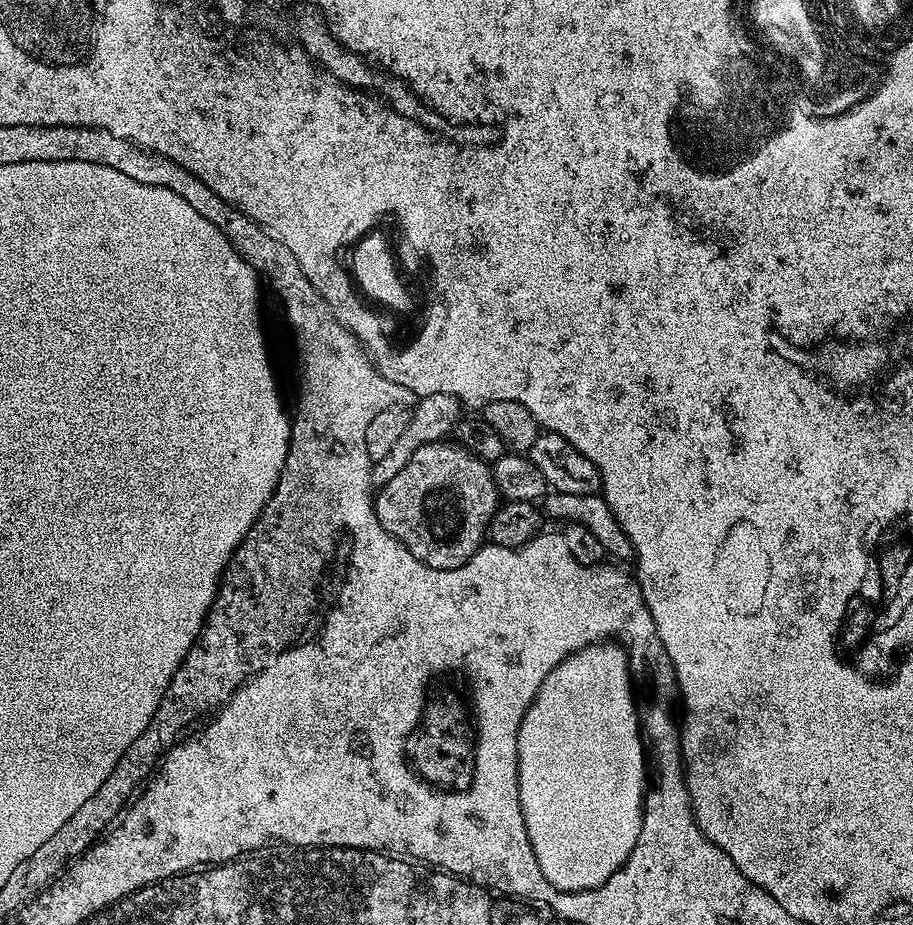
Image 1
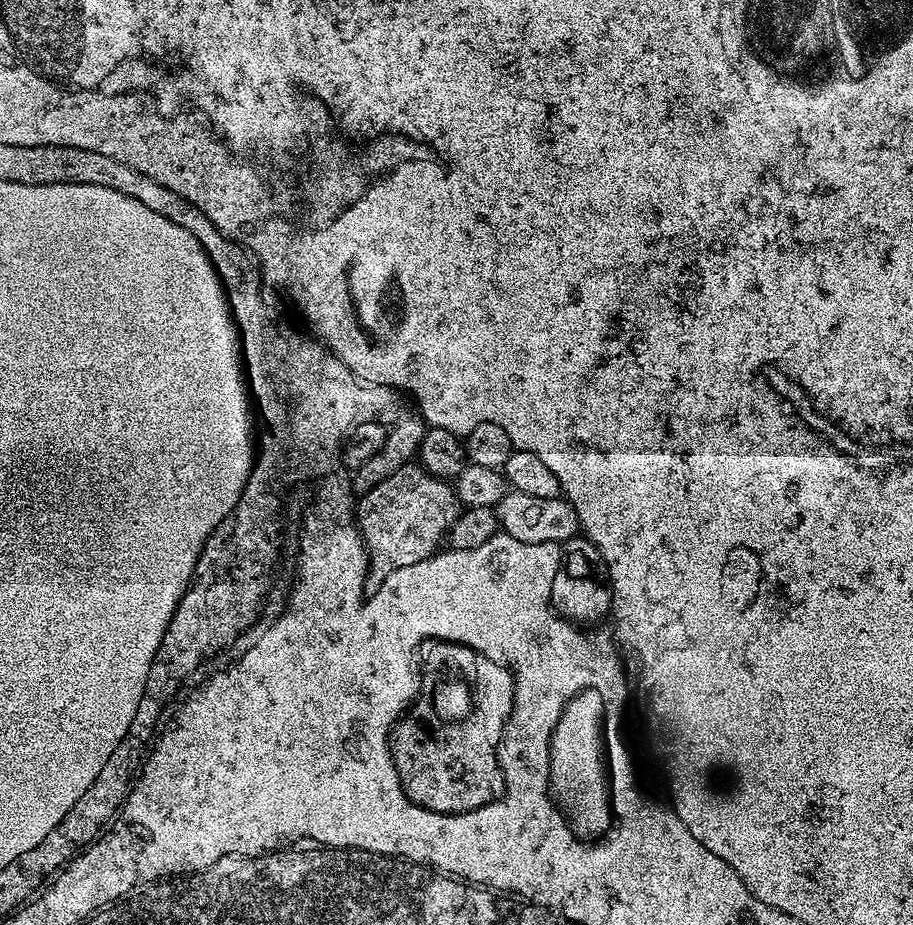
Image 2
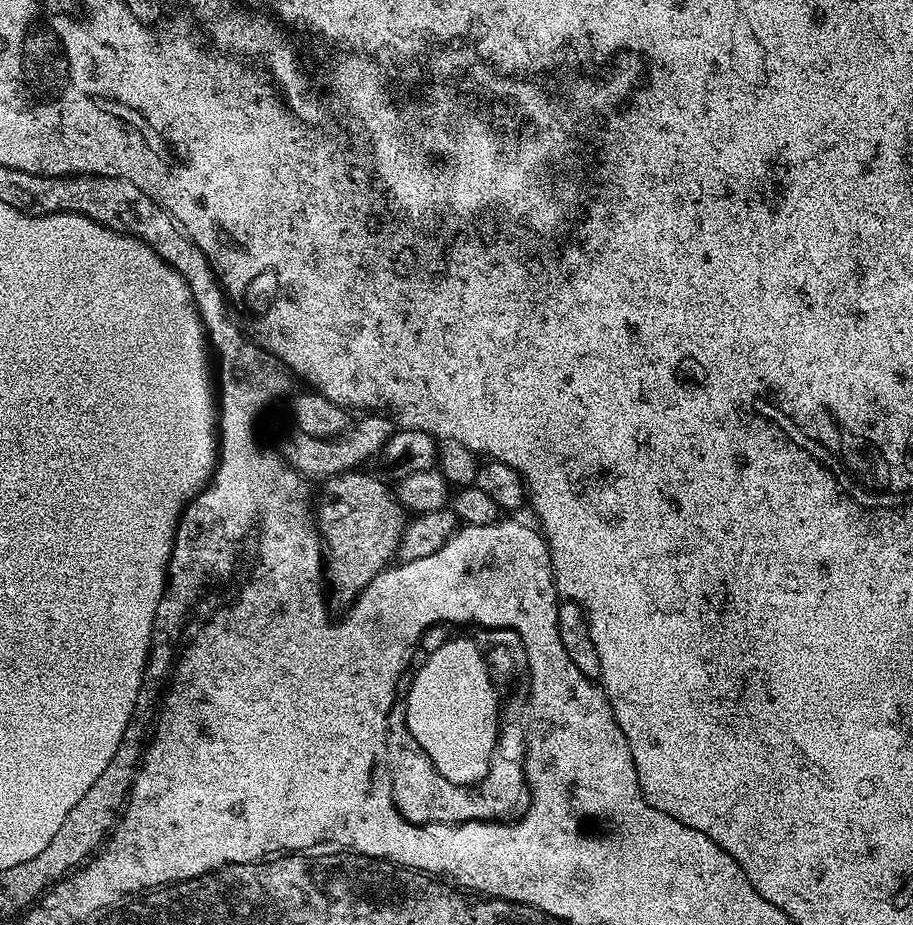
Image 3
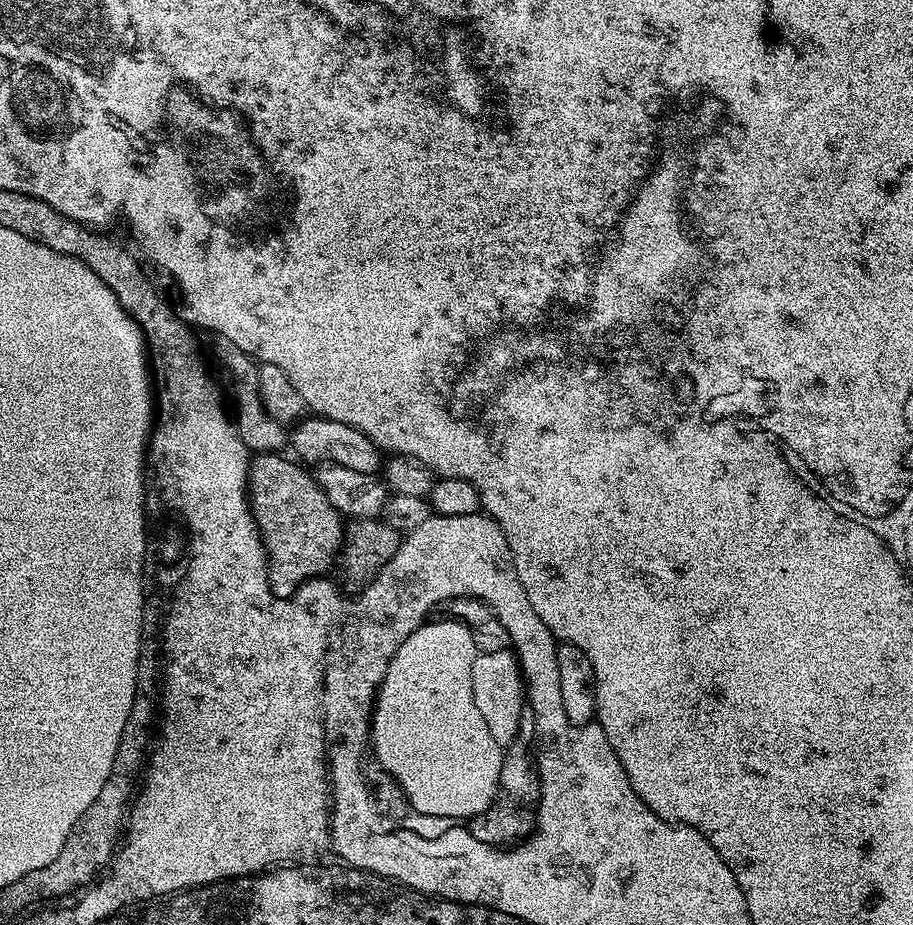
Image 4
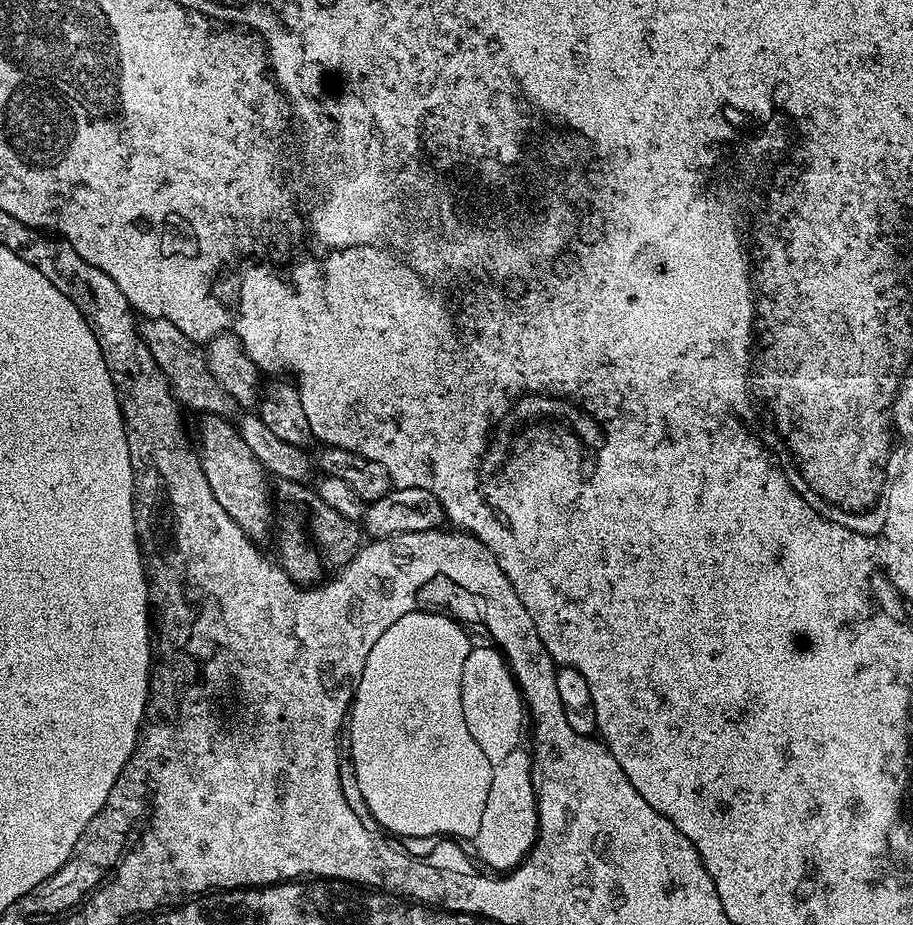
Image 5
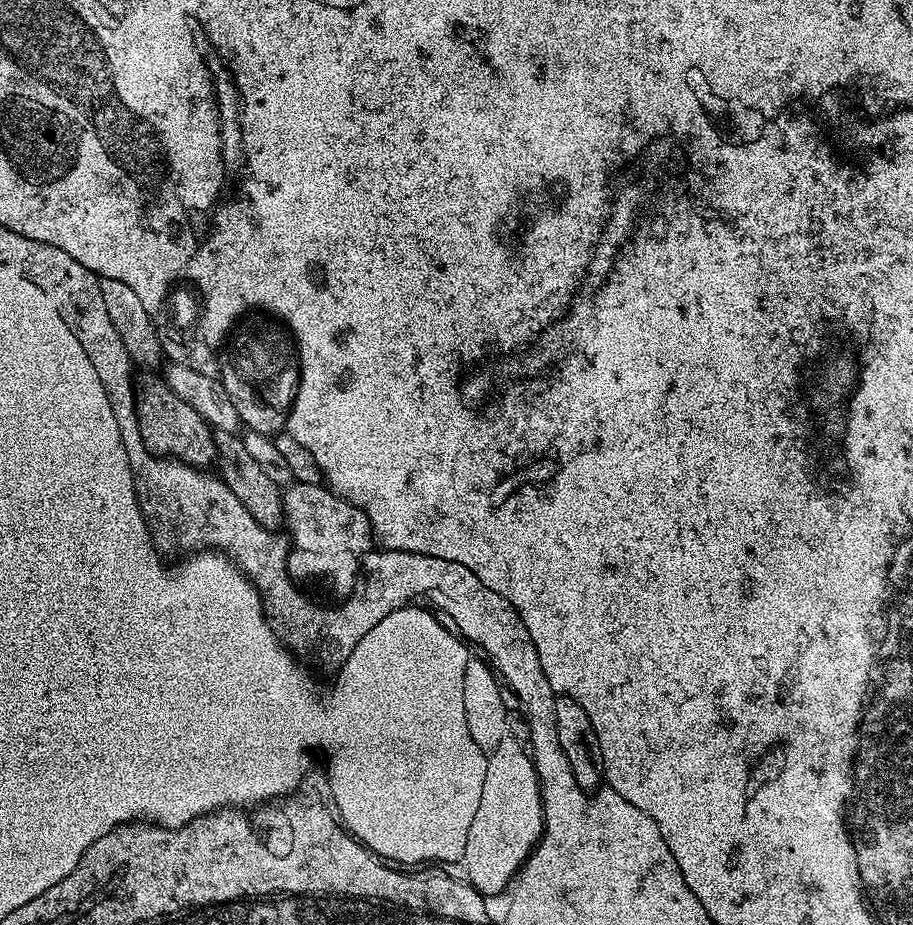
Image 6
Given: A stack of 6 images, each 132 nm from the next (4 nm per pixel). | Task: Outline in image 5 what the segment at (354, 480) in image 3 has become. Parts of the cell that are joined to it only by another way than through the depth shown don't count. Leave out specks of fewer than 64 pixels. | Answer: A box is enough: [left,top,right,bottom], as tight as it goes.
[195,414,274,541]

